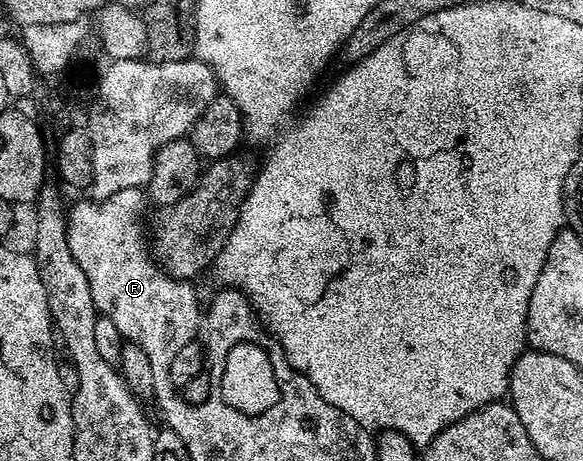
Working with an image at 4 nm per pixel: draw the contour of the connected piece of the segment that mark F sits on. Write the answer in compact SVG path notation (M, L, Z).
M122 188L122 192L114 192L114 196L109 198L87 201L76 202L73 206L71 204L67 211L70 255L84 269L97 315L109 318L118 332L122 332L125 343L138 347L150 360L154 379L152 398L160 412L167 411L175 403L172 401L178 398L177 387L170 380L170 364L174 361L174 355L197 337L196 329L199 331L202 326L202 302L200 306L191 281L172 278L156 265L156 259L150 253L145 223L144 226L140 223L140 217L144 214L144 202L146 206L143 189Z

